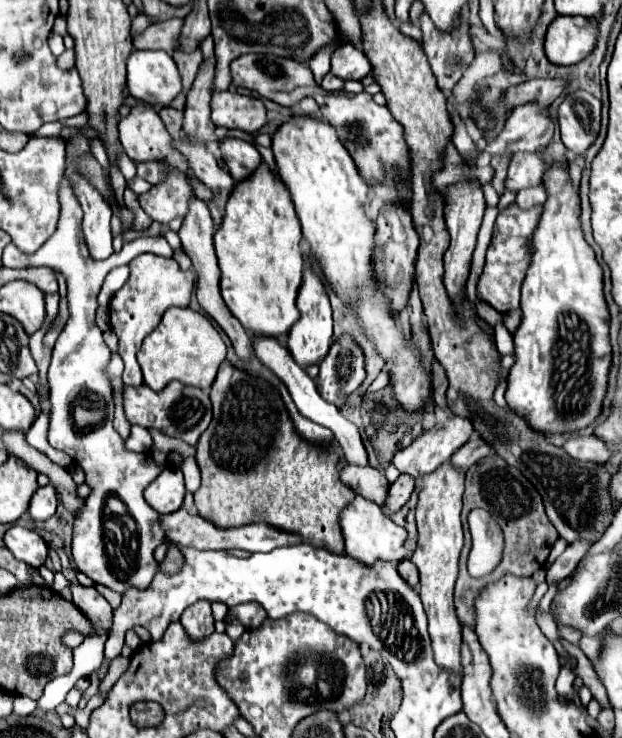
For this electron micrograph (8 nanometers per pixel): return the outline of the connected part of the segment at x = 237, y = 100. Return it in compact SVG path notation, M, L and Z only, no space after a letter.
M224 90L212 96L212 122L214 126L258 132L268 118L262 100Z

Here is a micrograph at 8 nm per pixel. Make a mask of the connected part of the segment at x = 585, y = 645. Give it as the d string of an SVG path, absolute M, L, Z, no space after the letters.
M596 636L596 638L582 638L580 640L580 648L584 650L584 654L590 658L590 660L594 660L596 656L598 656L598 652L600 652L600 636Z

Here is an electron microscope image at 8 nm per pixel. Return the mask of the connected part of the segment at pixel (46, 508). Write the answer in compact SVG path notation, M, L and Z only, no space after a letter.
M48 484L48 486L36 490L36 494L32 496L28 514L32 516L32 520L48 520L50 516L54 516L56 504L58 504L56 490L52 484Z

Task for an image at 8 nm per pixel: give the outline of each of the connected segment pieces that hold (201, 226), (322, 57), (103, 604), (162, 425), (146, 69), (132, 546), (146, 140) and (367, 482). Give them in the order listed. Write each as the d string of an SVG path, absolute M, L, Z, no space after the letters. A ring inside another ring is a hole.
M192 200L190 204L190 212L188 216L184 218L182 222L182 228L180 228L180 240L182 240L182 248L184 252L188 254L188 258L192 260L192 268L198 276L198 286L196 286L196 296L198 296L198 302L200 306L220 324L220 328L228 334L228 338L232 340L232 346L236 350L236 354L244 360L248 360L254 350L252 350L252 338L250 334L244 330L244 326L238 322L238 318L232 316L232 312L228 310L228 306L224 304L222 296L220 296L220 268L218 268L218 260L216 260L216 254L214 254L214 242L212 242L212 236L214 236L214 226L212 226L212 218L210 218L210 210L206 208L206 204L202 200Z
M340 32L340 42L334 46L334 48L324 48L322 52L318 52L318 56L314 56L312 60L310 60L310 70L312 70L312 74L314 74L314 80L316 80L316 84L320 84L322 82L322 78L330 72L330 56L332 56L332 52L340 46L340 44L344 44L344 42L348 42L348 38L346 38L346 34L344 32Z
M56 572L54 574L54 584L52 588L56 592L60 592L62 588L69 588L72 593L72 602L92 620L98 620L98 624L102 622L110 626L112 622L112 606L102 598L102 594L96 590L96 588L84 588L78 583L73 583L69 580L66 580L62 576L62 572Z
M172 380L164 390L154 392L146 384L140 386L124 386L124 412L130 424L138 424L142 428L156 428L164 432L166 436L180 438L194 446L200 438L200 434L208 428L212 420L212 406L210 398L204 390L186 386L178 380Z
M136 50L128 58L130 94L148 104L168 106L180 92L180 72L162 50Z
M66 174L60 182L58 200L60 200L60 220L58 220L56 232L48 238L48 242L32 256L22 254L14 248L14 244L8 244L4 248L2 264L6 268L48 266L58 270L66 278L66 284L68 284L66 298L68 298L70 318L56 340L56 346L52 352L52 364L48 368L48 382L50 382L48 442L54 448L66 452L72 460L76 460L84 468L86 484L92 488L82 512L74 522L74 540L72 540L74 562L78 570L84 572L88 578L92 578L96 584L104 584L114 592L122 594L130 586L146 588L146 584L150 584L150 580L154 578L156 570L176 572L182 564L182 554L176 548L170 548L170 554L166 556L166 562L162 562L162 566L152 558L154 548L166 536L158 524L158 512L154 512L144 502L142 492L146 484L154 480L166 464L158 466L150 454L126 452L124 440L112 428L114 400L112 400L112 388L104 372L110 358L110 350L102 340L102 330L94 322L96 308L98 308L96 298L106 274L112 268L120 264L128 264L130 256L136 256L140 252L152 252L150 244L154 244L154 252L170 248L170 244L164 238L140 236L124 244L124 248L120 252L114 252L106 262L96 262L90 258L88 248L82 240L82 228L80 228L82 208ZM112 496L120 498L126 504L126 514L116 514L106 506L106 500Z
M144 102L132 106L130 112L120 118L118 132L126 154L136 164L162 160L174 154L172 138L164 128L164 122L158 112Z
M342 458L342 470L340 470L340 476L342 480L346 480L346 484L360 496L376 502L378 506L384 506L386 502L386 494L388 494L388 480L386 476L372 468L372 466L366 466L366 468L358 468L358 466L350 466L344 458Z

